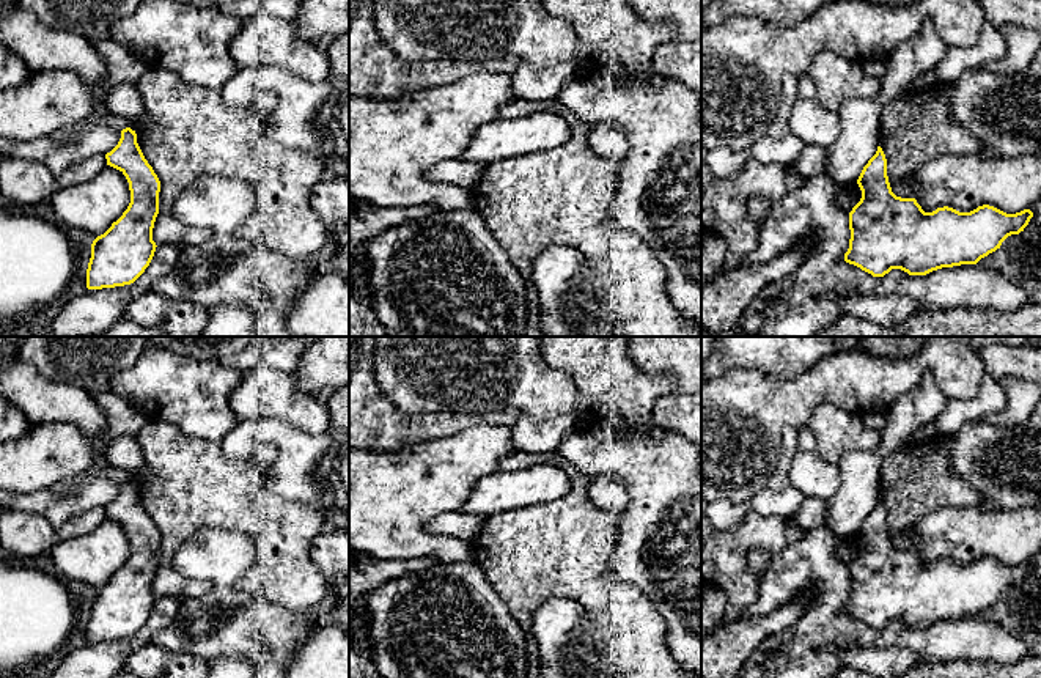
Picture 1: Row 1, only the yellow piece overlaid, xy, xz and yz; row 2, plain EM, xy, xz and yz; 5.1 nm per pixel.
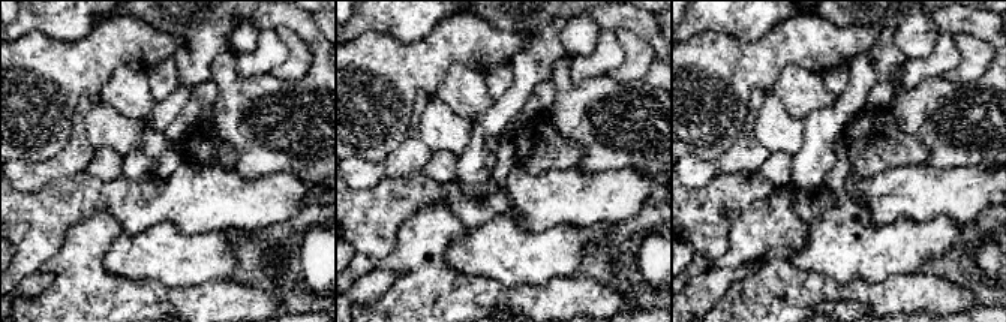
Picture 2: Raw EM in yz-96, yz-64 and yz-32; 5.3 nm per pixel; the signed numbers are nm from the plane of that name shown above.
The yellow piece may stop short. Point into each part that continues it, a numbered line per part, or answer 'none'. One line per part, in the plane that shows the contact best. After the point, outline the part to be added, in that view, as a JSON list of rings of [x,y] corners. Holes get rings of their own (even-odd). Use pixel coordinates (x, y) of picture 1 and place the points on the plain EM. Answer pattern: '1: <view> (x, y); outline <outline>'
none

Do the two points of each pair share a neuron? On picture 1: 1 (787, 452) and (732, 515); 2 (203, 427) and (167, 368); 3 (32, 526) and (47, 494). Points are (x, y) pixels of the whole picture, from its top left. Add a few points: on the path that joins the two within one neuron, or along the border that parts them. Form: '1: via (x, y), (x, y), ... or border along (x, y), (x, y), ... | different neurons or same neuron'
1: via (780, 471), (779, 482), (750, 507) | same neuron
2: via (203, 412), (175, 383) | same neuron
3: border along (16, 508), (43, 513) | different neurons

